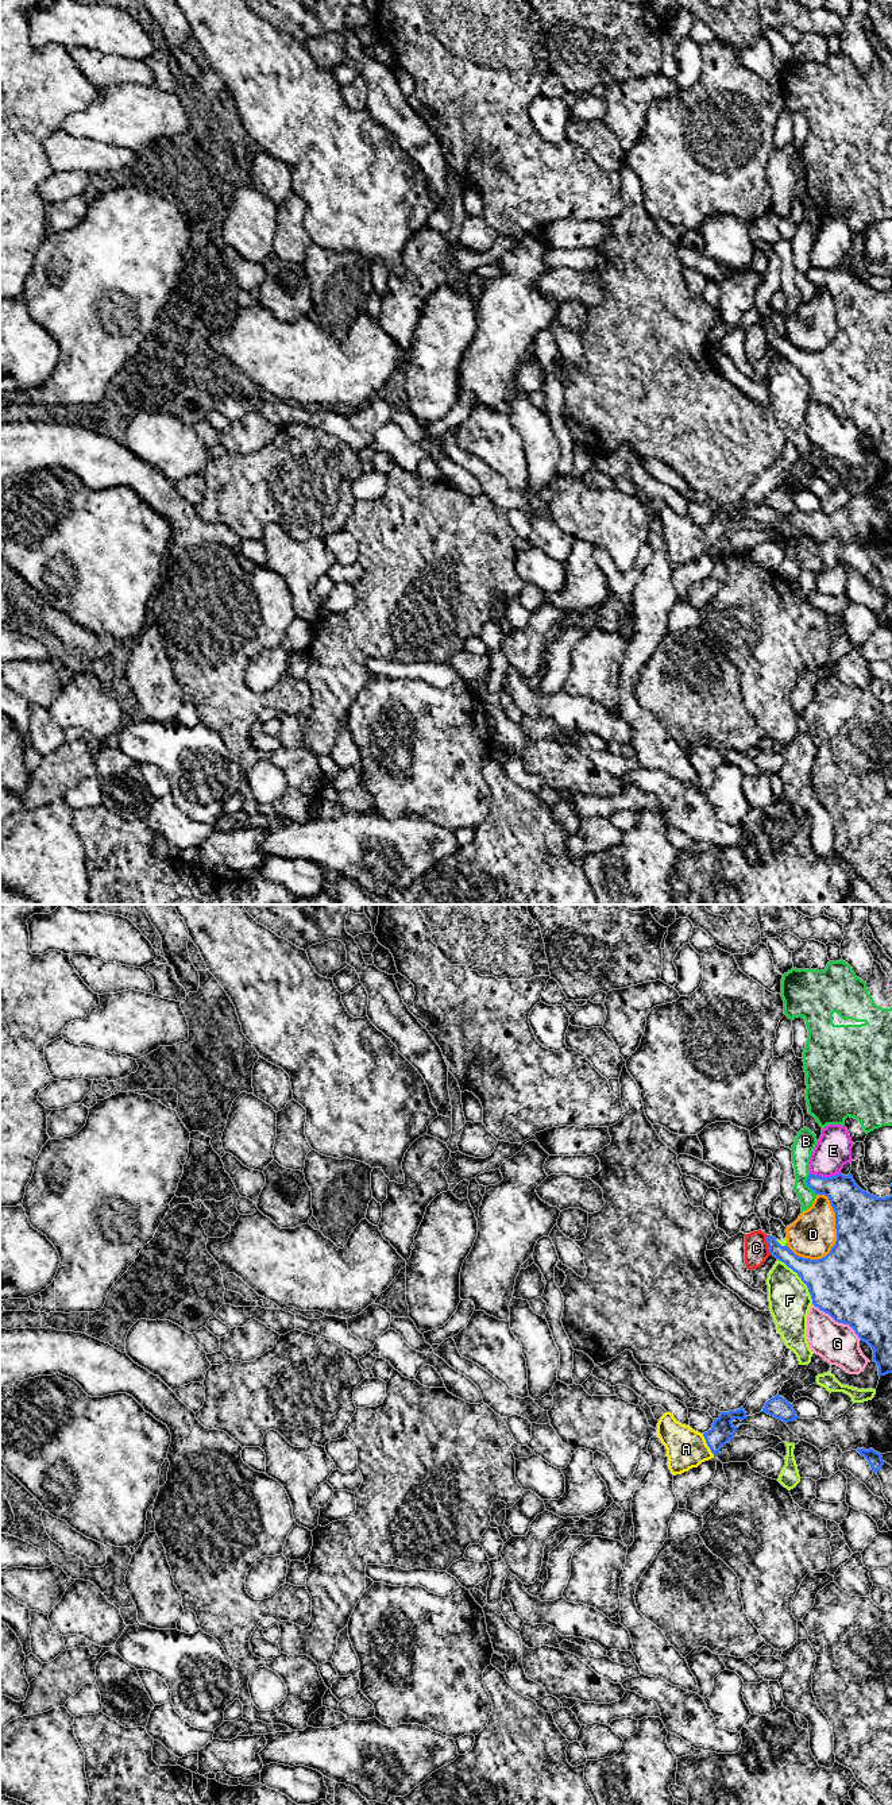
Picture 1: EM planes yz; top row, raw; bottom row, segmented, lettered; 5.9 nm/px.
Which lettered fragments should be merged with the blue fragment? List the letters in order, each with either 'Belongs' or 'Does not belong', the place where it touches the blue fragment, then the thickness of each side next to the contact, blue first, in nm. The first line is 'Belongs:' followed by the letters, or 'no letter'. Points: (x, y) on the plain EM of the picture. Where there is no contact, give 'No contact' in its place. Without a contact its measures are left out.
Belongs: A
A: Belongs. Touches blue at yz (707, 537). Thickness 140 nm (blue) against 240 nm
B: Does not belong. Touches blue at yz (807, 277). Thickness 200 nm (blue) against 130 nm
C: Does not belong. Touches blue at yz (768, 338). Thickness 110 nm (blue) against 140 nm
D: Does not belong. Touches blue at yz (835, 320). Thickness 360 nm (blue) against 280 nm
E: Does not belong. Touches blue at yz (825, 270). Thickness 240 nm (blue) against 220 nm
F: Does not belong. Touches blue at yz (800, 370). Thickness 380 nm (blue) against 260 nm
G: Does not belong. Touches blue at yz (838, 415). Thickness 460 nm (blue) against 240 nm

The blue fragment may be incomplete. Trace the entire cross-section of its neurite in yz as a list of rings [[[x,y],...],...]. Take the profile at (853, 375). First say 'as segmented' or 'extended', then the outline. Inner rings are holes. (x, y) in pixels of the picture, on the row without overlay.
as segmented; [[[810,266],[806,275],[816,288],[825,288],[830,293],[835,305],[835,338],[826,350],[810,352],[796,348],[789,340],[781,339],[775,329],[768,328],[769,346],[798,366],[807,378],[815,400],[829,406],[835,414],[849,417],[858,431],[872,440],[879,468],[892,466],[892,288],[876,290],[862,284],[850,266],[847,269],[838,266],[831,270]]]

